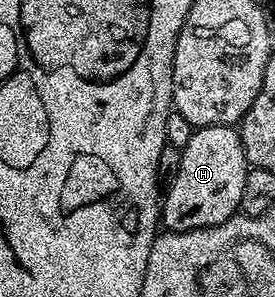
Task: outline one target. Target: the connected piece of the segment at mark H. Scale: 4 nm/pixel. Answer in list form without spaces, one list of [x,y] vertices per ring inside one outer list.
[[[199,127],[194,130],[191,141],[181,148],[179,173],[175,173],[175,181],[168,184],[163,195],[163,206],[159,215],[164,226],[171,231],[194,231],[204,227],[214,227],[223,221],[232,219],[238,214],[245,184],[245,150],[241,144],[241,136],[233,127]]]

